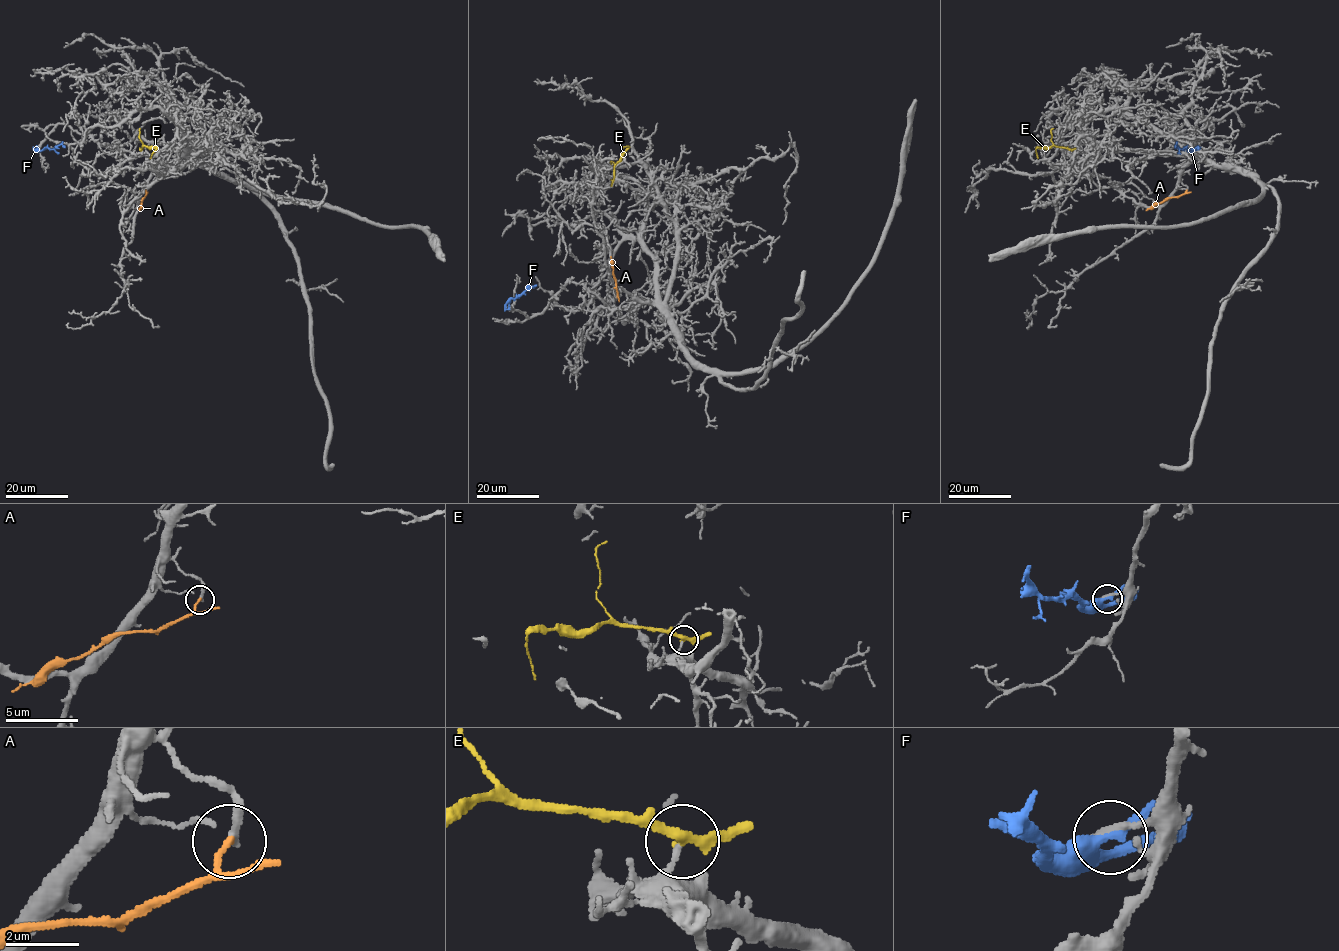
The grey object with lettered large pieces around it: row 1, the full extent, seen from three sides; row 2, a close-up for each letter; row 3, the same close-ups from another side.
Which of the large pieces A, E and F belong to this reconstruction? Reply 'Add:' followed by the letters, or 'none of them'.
Add: none of them

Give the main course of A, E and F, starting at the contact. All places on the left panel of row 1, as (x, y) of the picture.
A: (145, 190), (139, 210)
E: (140, 150), (143, 146), (155, 147), (150, 158)
F: (38, 149), (55, 148), (60, 144), (65, 147)

